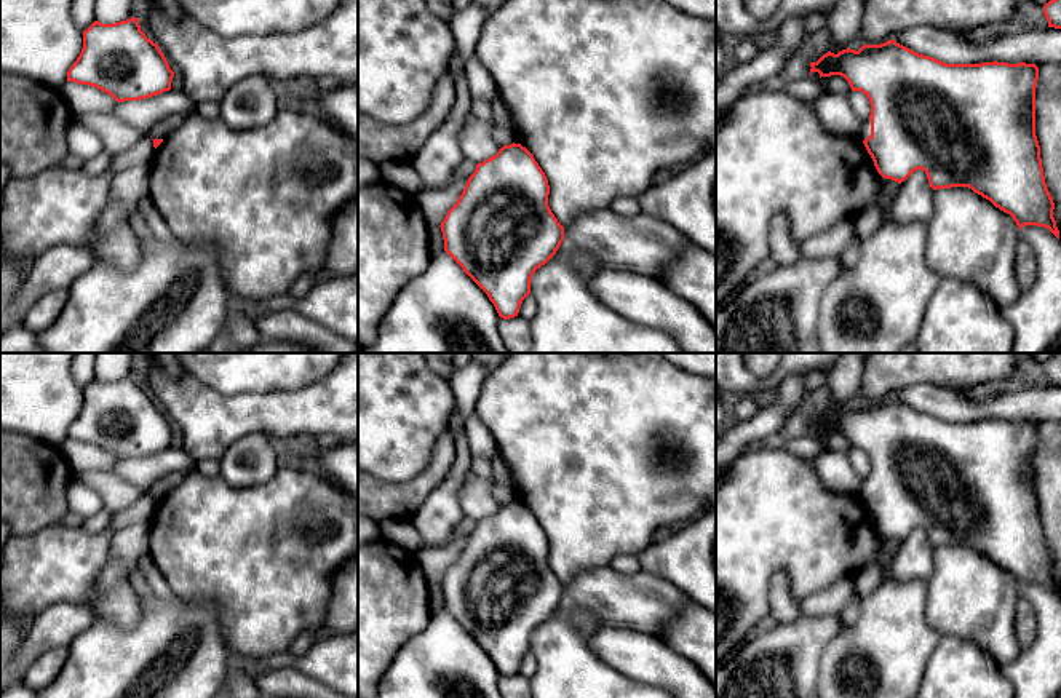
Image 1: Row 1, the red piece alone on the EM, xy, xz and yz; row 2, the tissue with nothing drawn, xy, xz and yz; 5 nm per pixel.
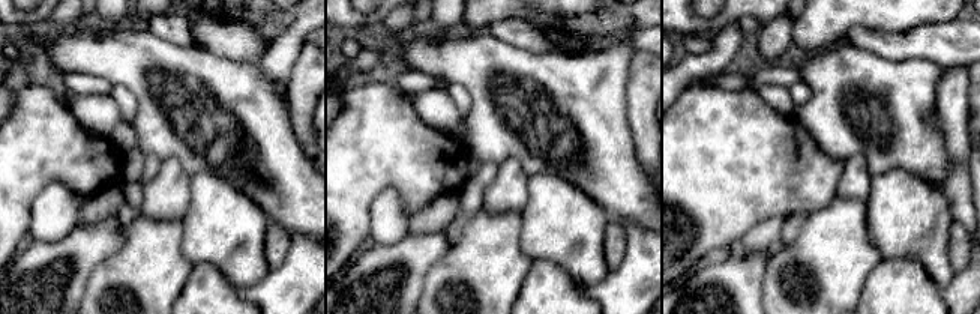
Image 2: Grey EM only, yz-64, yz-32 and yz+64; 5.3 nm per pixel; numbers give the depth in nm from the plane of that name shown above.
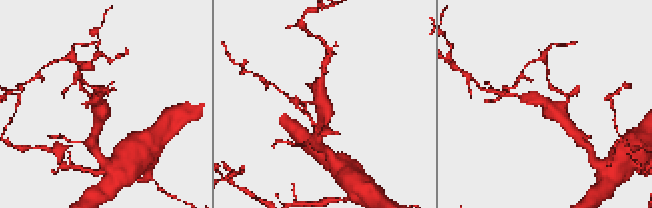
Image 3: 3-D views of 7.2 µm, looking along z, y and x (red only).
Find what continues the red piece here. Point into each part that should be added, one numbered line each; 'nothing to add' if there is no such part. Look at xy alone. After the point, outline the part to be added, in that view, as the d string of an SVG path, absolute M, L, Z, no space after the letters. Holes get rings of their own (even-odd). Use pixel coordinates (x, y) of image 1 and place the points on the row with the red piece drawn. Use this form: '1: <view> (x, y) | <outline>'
1: xy (160, 130) | M182 113L165 117L152 125L152 128L147 131L147 136L152 139L165 139L173 131L176 131L187 118L189 115Z

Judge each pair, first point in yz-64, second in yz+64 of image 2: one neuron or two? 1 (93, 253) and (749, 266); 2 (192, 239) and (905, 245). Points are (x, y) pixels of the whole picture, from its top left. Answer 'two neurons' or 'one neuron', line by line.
1: one neuron
2: one neuron

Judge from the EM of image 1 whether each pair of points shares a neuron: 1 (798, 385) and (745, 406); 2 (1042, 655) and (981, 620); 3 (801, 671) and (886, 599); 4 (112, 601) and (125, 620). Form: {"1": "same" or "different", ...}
{"1": "different", "2": "different", "3": "different", "4": "same"}

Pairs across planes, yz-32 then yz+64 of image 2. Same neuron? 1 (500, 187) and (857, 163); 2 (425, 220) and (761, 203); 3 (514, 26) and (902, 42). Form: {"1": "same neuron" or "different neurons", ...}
{"1": "same neuron", "2": "different neurons", "3": "same neuron"}

